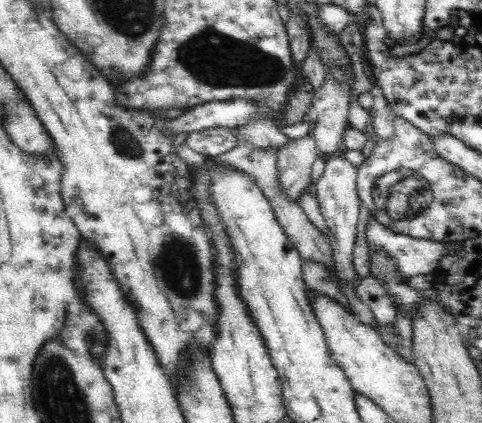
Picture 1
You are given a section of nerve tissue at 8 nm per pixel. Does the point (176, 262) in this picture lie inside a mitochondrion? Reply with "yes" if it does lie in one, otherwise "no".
yes

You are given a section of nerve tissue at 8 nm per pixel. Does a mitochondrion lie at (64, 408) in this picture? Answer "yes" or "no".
yes

